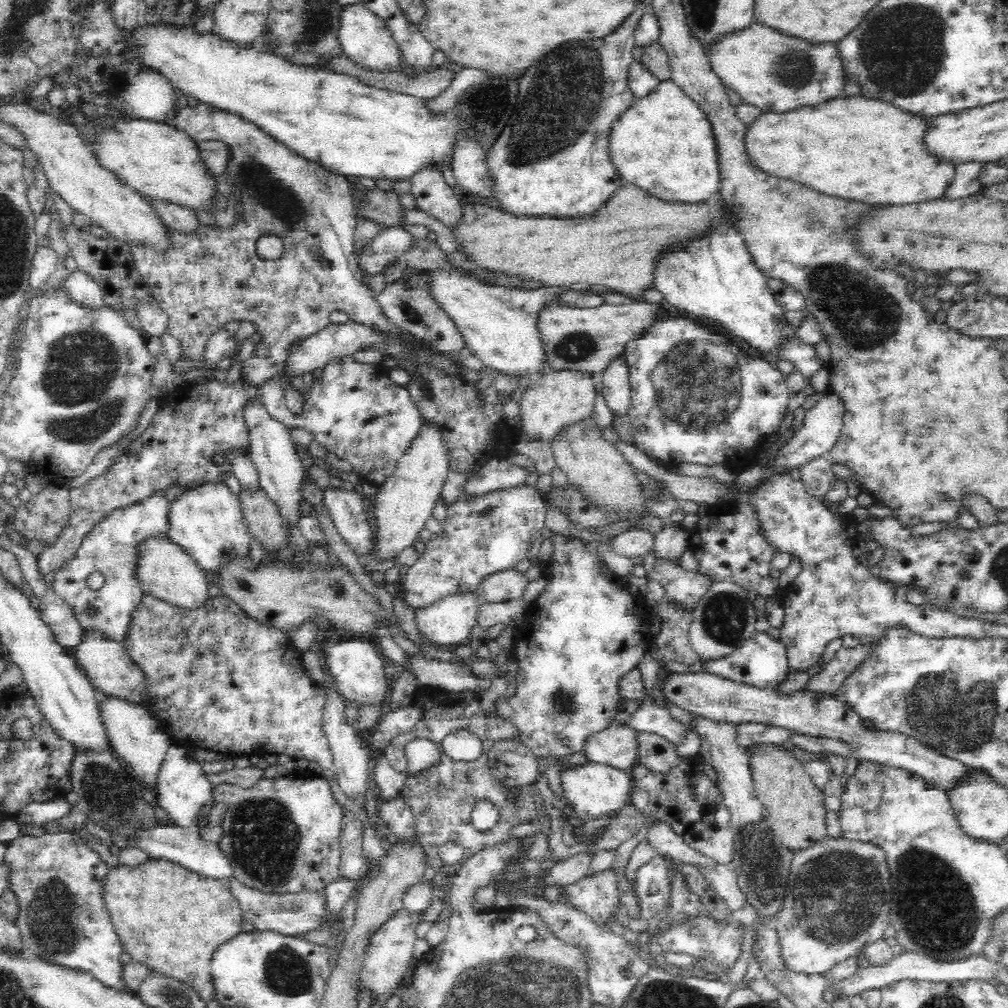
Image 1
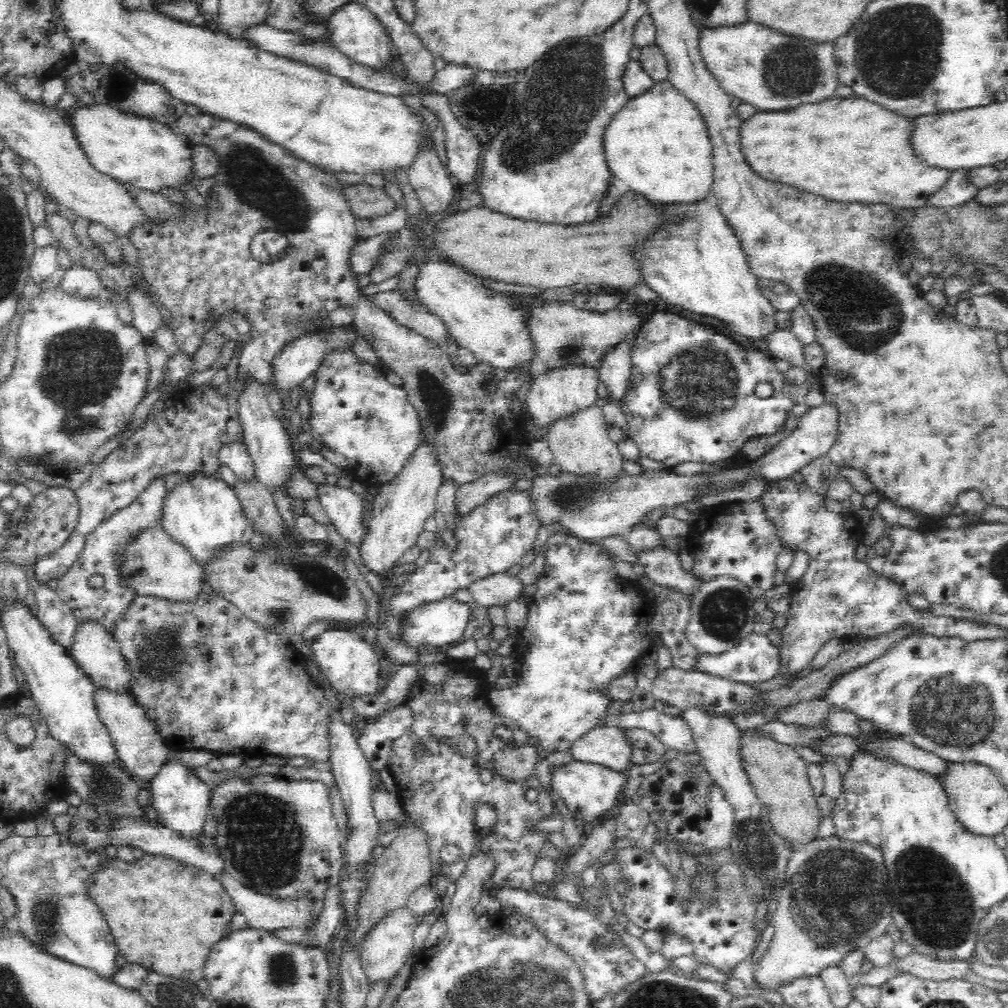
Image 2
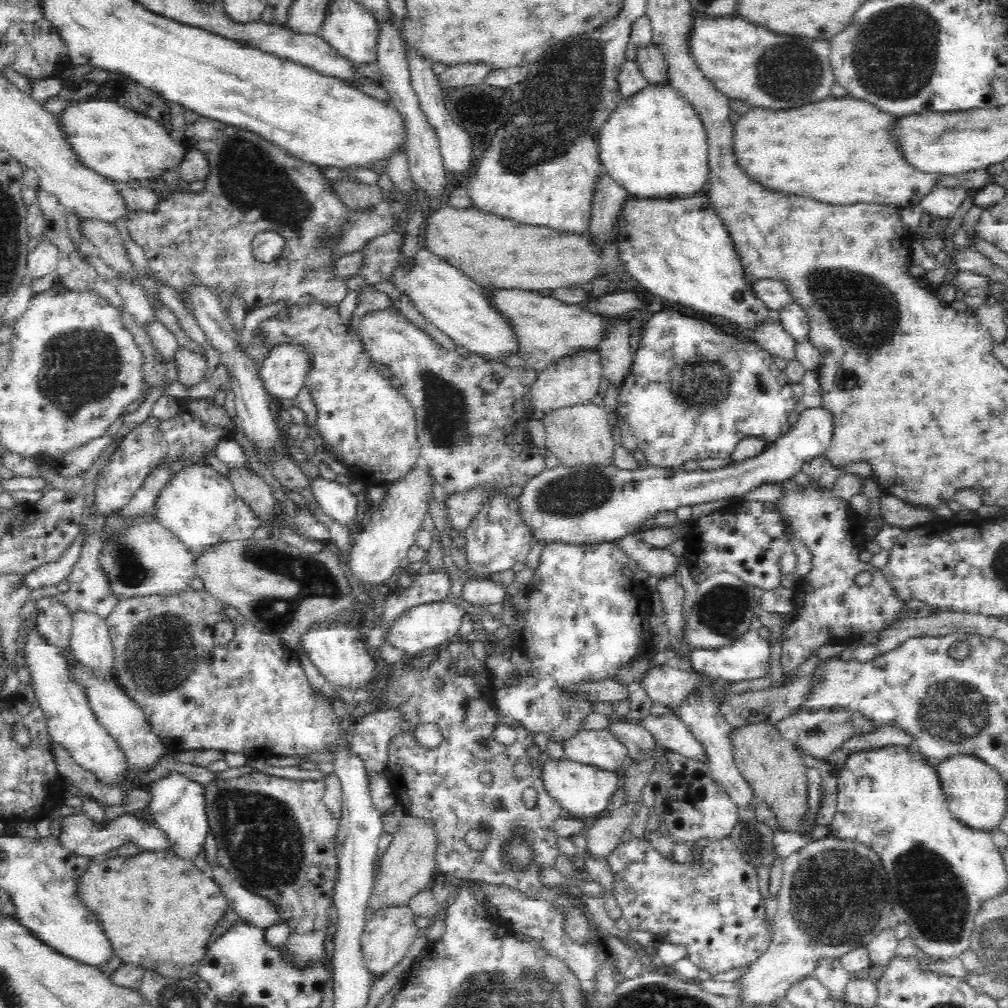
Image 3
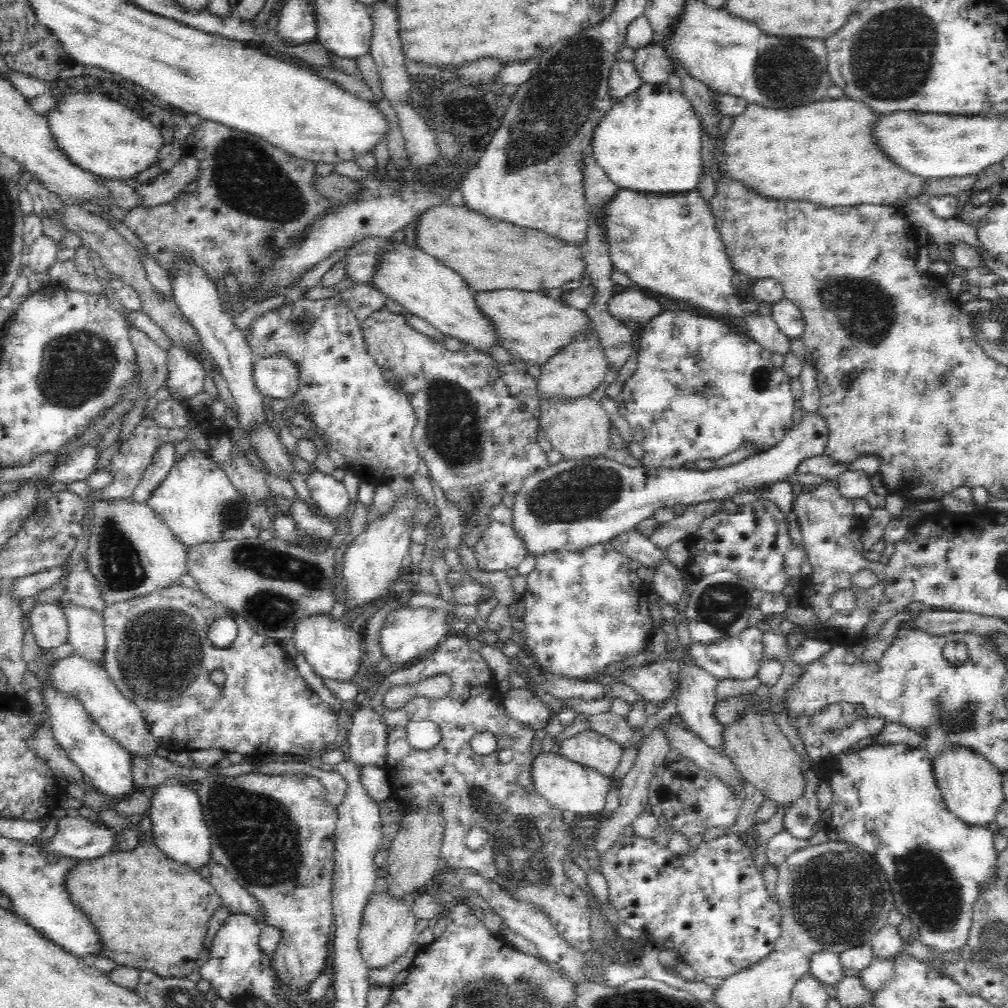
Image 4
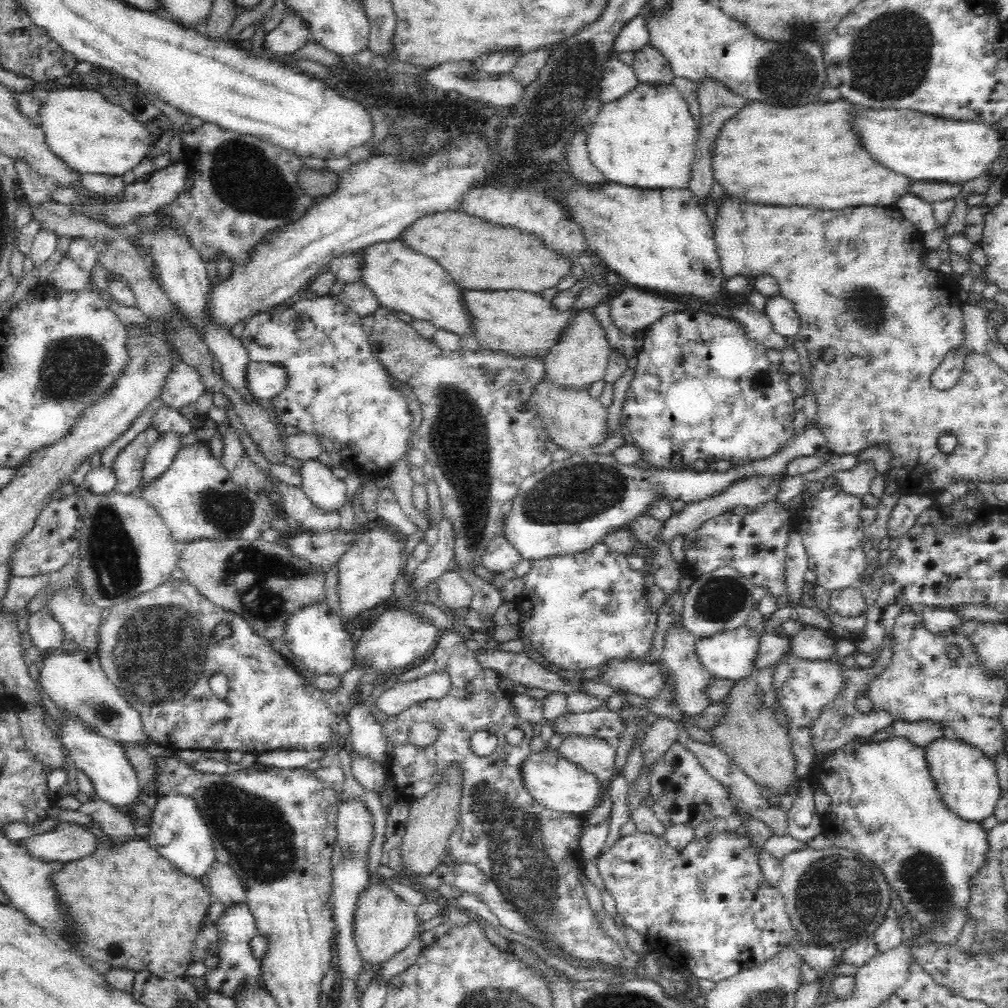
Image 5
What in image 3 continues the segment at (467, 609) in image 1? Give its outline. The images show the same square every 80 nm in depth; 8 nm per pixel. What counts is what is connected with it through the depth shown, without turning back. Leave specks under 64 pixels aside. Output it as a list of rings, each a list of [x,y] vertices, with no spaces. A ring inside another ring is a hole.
[[[450,600],[420,604],[415,608],[406,610],[400,619],[397,619],[390,627],[390,641],[397,648],[402,648],[409,659],[418,656],[423,651],[436,649],[440,644],[452,640],[461,629],[462,618],[468,613],[464,608],[456,606]]]

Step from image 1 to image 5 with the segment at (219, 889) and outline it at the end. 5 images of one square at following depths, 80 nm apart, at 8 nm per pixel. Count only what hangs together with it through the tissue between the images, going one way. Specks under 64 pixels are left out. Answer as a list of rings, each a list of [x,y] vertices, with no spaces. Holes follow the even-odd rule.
[[[142,838],[118,846],[107,843],[86,858],[64,863],[64,868],[56,873],[53,878],[56,891],[72,915],[74,931],[80,935],[80,940],[75,943],[75,950],[80,955],[135,973],[148,969],[159,977],[171,980],[182,977],[188,970],[194,961],[196,938],[203,929],[208,908],[216,903],[208,885],[204,886],[200,880],[185,874]]]

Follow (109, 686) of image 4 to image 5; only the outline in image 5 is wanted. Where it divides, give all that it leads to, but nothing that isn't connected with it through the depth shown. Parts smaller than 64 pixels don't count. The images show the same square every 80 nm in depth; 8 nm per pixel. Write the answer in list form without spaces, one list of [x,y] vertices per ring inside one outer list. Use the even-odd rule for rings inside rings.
[[[63,648],[53,650],[47,654],[44,662],[42,662],[38,682],[58,708],[64,707],[68,713],[78,713],[84,723],[105,738],[117,741],[123,747],[139,746],[140,748],[146,748],[150,744],[151,739],[145,734],[140,711],[136,710],[136,707],[132,706],[127,700],[124,700],[118,688],[108,680],[96,653],[85,653],[79,649],[72,653],[63,650]]]

